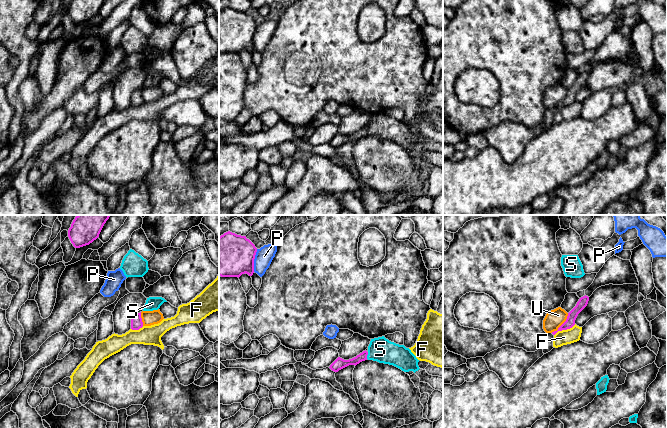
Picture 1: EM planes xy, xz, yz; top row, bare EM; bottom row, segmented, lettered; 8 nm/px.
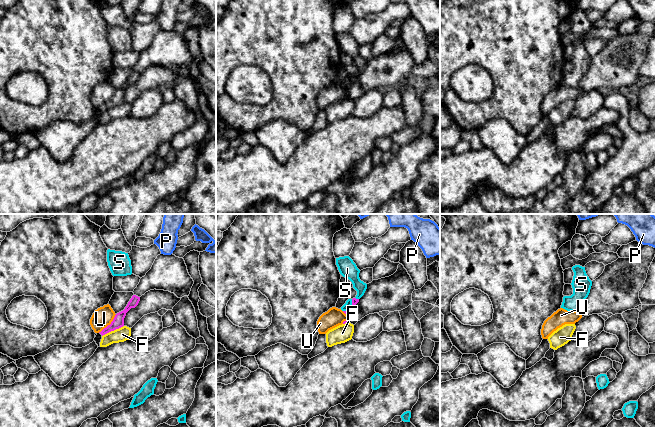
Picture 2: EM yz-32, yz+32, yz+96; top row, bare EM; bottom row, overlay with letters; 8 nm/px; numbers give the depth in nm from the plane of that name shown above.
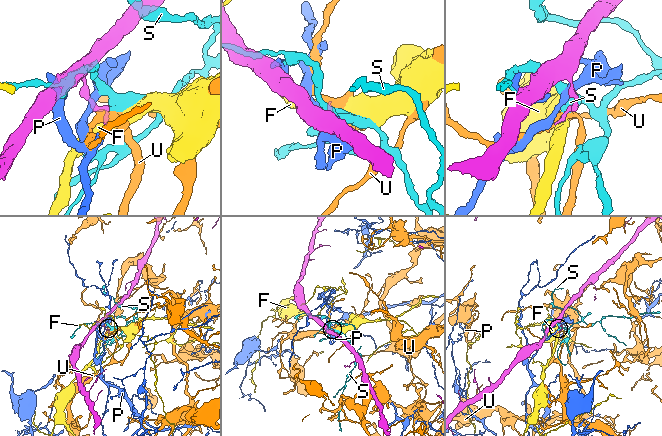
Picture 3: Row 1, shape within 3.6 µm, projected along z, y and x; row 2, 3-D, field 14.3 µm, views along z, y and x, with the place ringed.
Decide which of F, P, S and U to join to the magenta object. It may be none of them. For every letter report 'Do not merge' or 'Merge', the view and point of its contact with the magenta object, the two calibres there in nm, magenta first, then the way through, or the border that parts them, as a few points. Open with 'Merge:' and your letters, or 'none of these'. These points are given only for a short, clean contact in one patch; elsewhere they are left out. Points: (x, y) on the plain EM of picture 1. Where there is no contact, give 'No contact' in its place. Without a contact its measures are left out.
Merge: none of these
F: Do not merge. Touches magenta at yz (564, 105). Thickness 80 nm (magenta) against 120 nm. Boundary: yz (575, 100), (569, 104), (559, 106), (554, 111)
P: Do not merge. Touches magenta at xz (253, 36). Thickness 360 nm (magenta) against 140 nm
S: Do not merge. Touches magenta at xz (367, 130). Thickness 90 nm (magenta) against 200 nm. Boundary: xz (368, 128), (366, 134)
U: Do not merge. Touches magenta at yz (562, 100). Thickness 80 nm (magenta) against 150 nm

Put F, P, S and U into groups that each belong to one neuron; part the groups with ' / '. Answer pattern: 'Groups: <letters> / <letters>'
Groups: F / P / S / U

